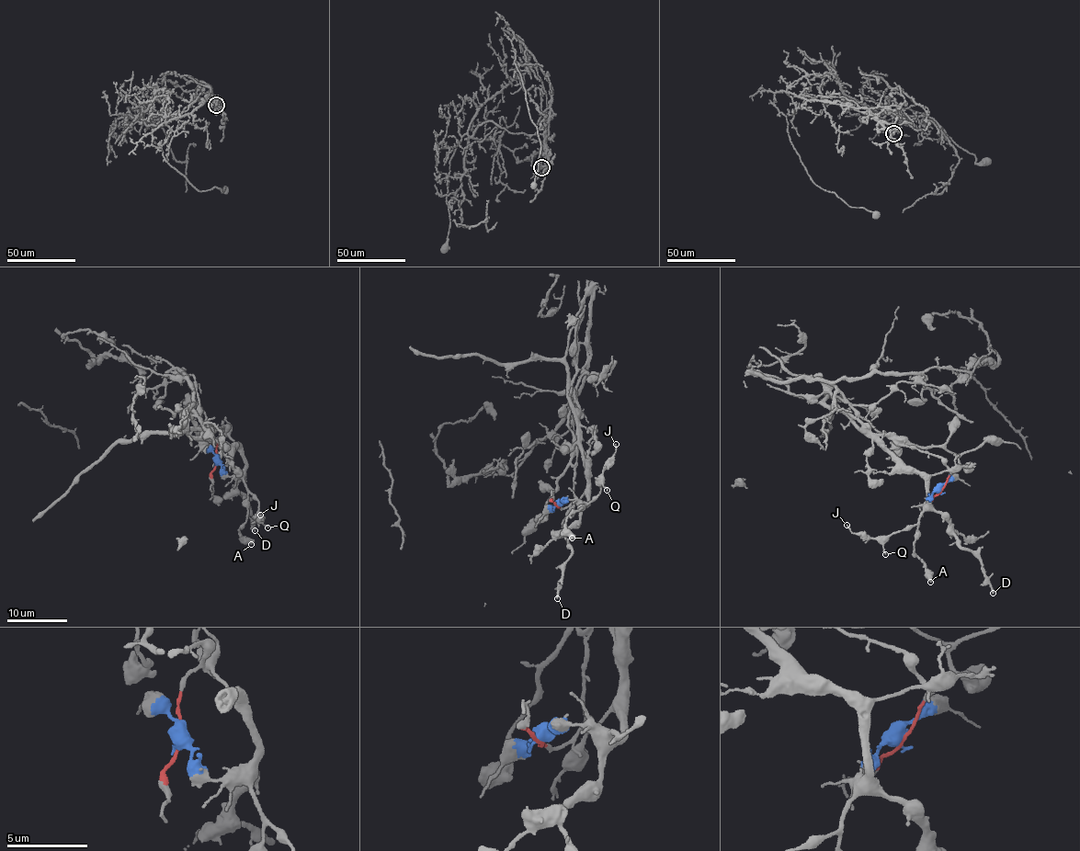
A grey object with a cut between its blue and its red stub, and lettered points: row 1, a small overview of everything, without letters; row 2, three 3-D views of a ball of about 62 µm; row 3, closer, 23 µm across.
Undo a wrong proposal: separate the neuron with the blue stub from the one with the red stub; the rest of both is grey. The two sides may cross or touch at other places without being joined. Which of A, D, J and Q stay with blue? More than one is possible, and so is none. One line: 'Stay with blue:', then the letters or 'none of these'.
Stay with blue: A, D, J, Q

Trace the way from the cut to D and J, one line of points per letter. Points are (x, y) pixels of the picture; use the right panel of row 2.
D: (940, 490), (936, 491), (926, 504), (940, 514), (951, 525), (961, 547), (981, 561), (993, 593)
J: (940, 490), (936, 491), (926, 504), (919, 520), (903, 529), (882, 537), (868, 538), (852, 531), (846, 525)

